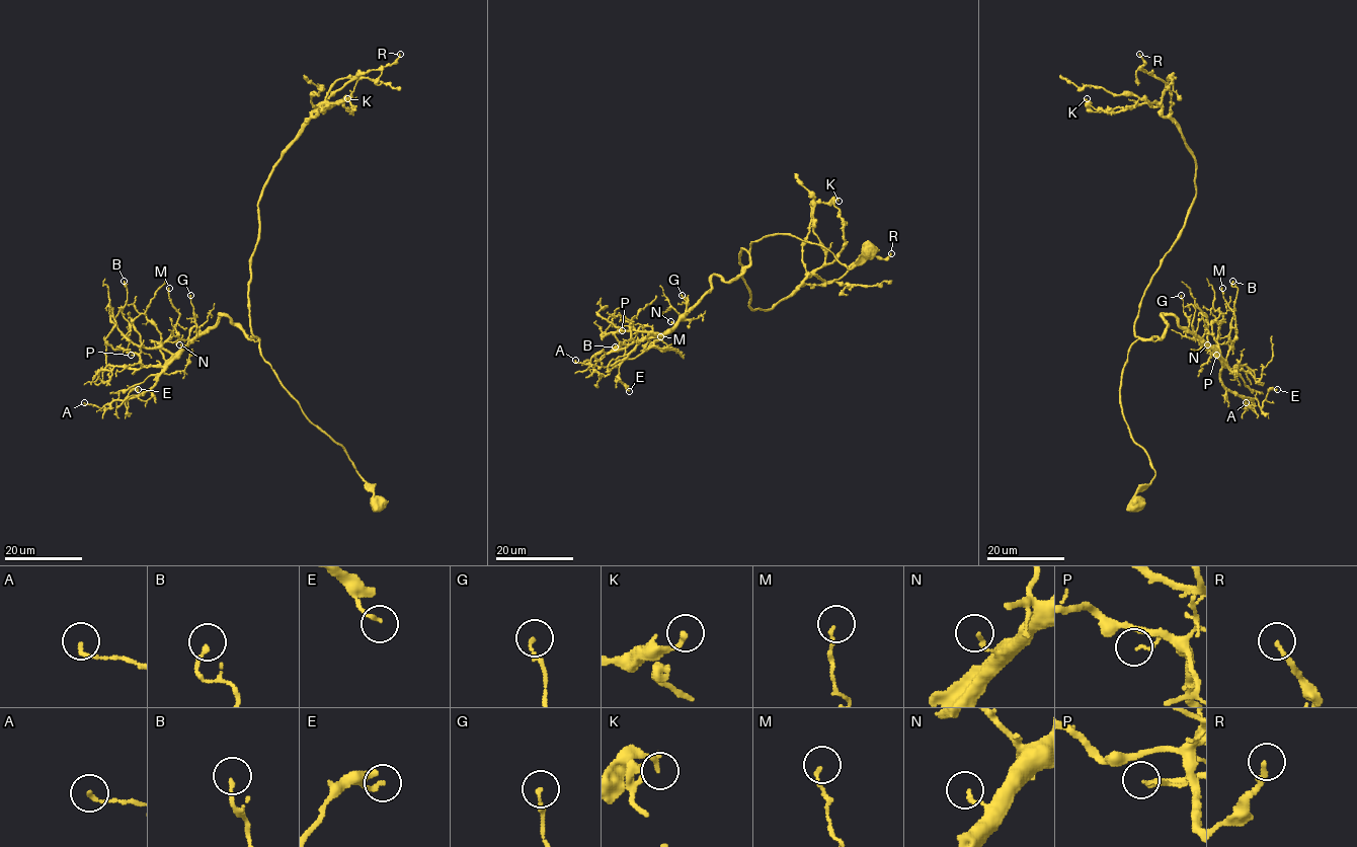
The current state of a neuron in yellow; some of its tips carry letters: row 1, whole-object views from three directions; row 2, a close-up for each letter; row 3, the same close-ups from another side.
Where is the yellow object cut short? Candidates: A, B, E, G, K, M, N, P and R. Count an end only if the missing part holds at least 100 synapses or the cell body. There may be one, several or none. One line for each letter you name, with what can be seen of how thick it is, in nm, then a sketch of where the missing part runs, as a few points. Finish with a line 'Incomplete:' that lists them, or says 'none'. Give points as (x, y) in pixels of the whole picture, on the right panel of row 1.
Incomplete: none

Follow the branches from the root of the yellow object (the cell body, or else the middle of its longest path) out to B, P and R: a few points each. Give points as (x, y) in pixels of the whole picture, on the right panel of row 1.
B: (1136, 508), (1154, 470), (1120, 406), (1129, 347), (1161, 338), (1161, 315), (1173, 315), (1219, 353), (1232, 281)
P: (1136, 508), (1154, 470), (1120, 406), (1129, 347), (1161, 338), (1161, 315), (1173, 315), (1216, 355)
R: (1136, 508), (1154, 470), (1123, 417), (1121, 372), (1141, 298), (1196, 194), (1170, 91), (1139, 54)

